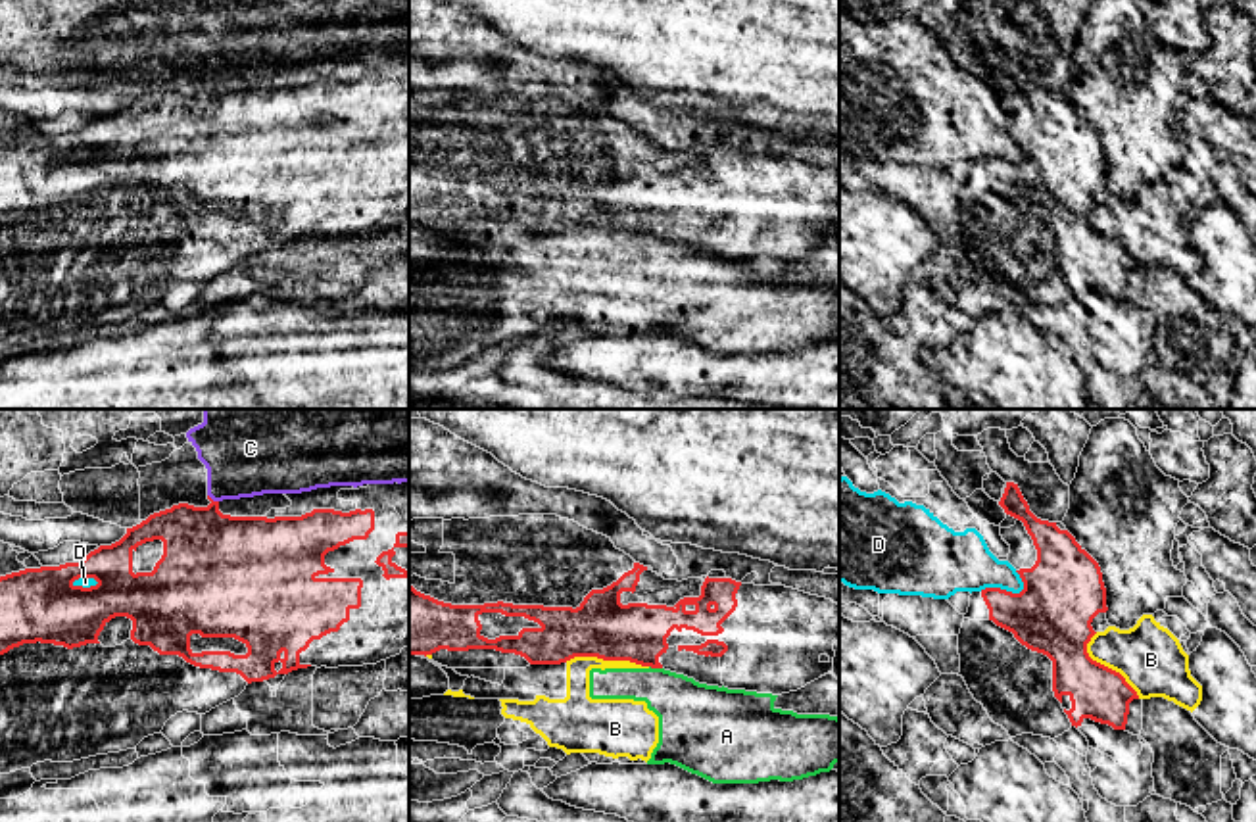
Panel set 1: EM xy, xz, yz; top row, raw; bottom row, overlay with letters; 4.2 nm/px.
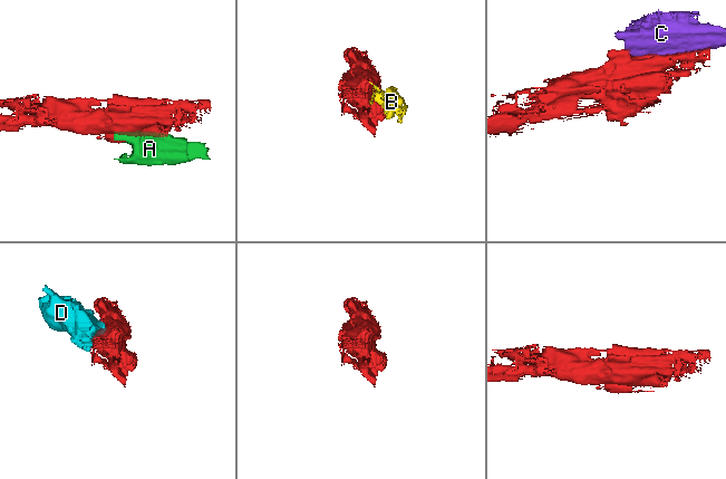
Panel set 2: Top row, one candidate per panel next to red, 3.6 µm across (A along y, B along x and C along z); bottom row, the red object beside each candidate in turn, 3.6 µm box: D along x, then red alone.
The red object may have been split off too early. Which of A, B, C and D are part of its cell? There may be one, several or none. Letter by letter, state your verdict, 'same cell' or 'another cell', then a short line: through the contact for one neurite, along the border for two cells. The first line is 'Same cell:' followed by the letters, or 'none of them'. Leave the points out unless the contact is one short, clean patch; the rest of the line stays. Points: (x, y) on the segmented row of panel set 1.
Same cell: none of them
A: another cell
B: another cell
C: another cell
D: another cell

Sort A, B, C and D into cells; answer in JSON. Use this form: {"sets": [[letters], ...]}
{"sets": [["A", "B"], ["C"], ["D"]]}

